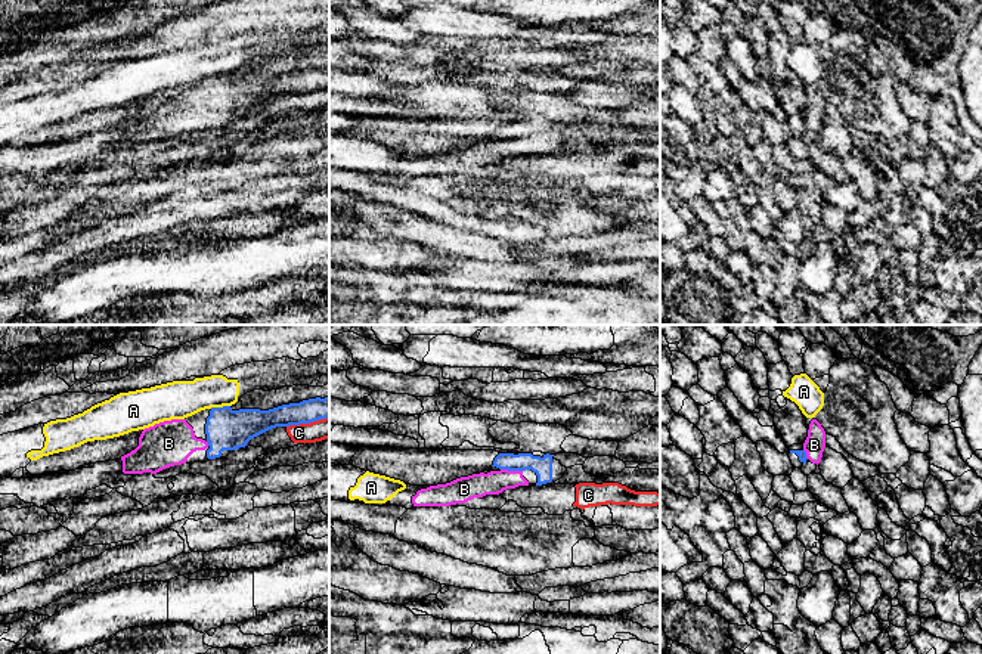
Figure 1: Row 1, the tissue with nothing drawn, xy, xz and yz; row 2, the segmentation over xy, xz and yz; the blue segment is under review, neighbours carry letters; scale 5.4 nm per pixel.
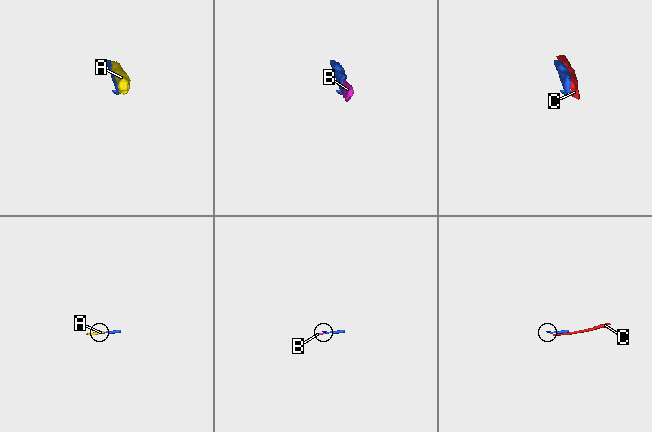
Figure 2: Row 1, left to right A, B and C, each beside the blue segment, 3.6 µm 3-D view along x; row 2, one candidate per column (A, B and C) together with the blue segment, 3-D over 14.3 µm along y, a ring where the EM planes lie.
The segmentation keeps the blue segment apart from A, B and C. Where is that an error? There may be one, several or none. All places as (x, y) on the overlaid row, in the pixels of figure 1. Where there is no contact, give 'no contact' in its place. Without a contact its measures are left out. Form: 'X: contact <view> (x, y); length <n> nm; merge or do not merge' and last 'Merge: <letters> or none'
A: contact xy (219, 408); length 110 nm; do not merge
B: contact xz (511, 470); length 120 nm; merge
C: contact xy (307, 422); length 240 nm; do not merge
Merge: B

